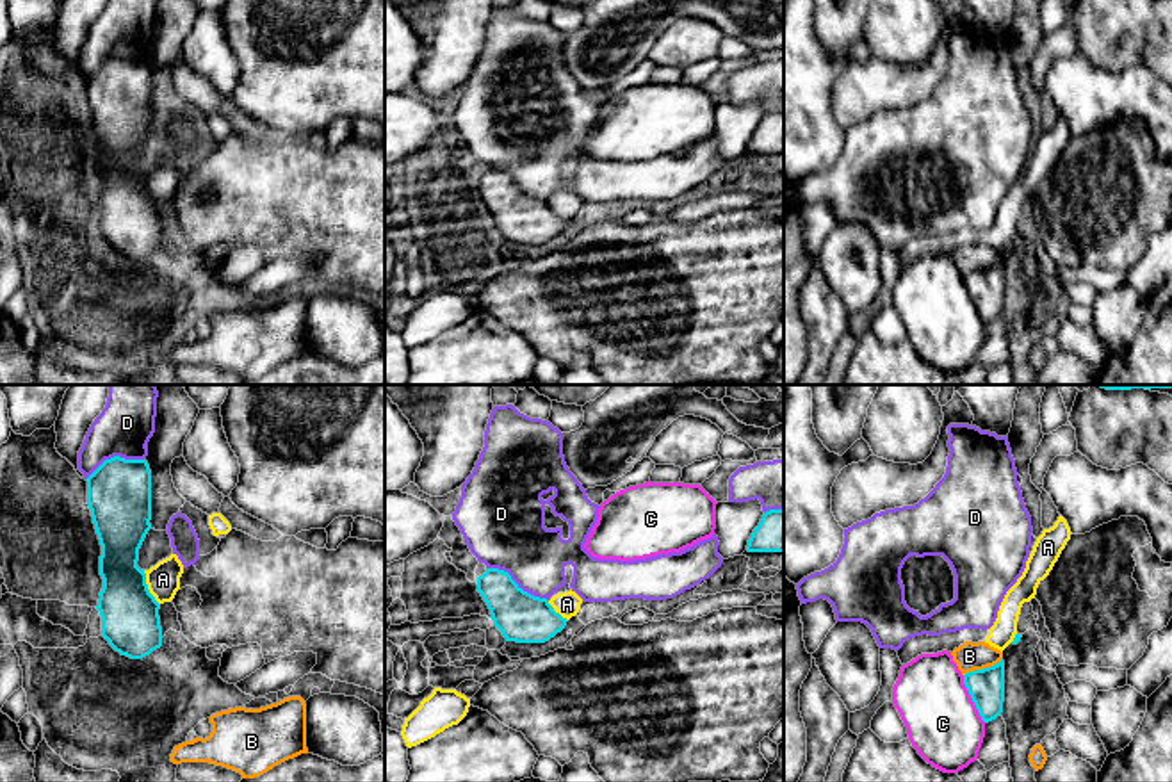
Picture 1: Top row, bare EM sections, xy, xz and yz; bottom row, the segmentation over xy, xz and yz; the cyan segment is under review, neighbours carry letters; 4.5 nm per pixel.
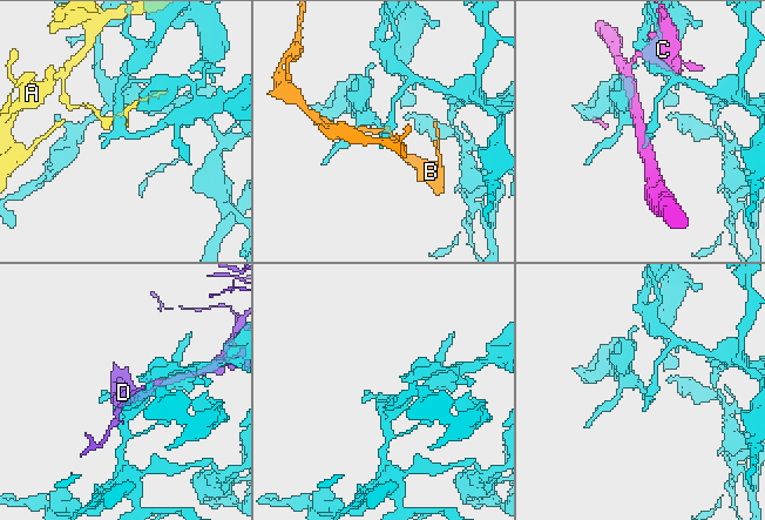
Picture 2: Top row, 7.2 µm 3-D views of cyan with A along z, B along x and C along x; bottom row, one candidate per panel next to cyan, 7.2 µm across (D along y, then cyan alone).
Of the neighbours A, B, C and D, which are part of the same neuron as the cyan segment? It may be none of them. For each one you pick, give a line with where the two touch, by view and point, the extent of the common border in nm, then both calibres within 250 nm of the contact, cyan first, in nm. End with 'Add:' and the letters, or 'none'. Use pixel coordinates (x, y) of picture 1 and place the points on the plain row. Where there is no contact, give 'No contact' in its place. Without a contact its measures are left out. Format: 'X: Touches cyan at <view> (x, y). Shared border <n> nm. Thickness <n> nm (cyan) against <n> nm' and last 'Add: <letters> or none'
A: Touches cyan at xy (146, 189). Shared border 180 nm. Thickness 260 nm (cyan) against 150 nm
Add: A

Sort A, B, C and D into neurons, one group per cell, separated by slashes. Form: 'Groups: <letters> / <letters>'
Groups: A / B / C / D

